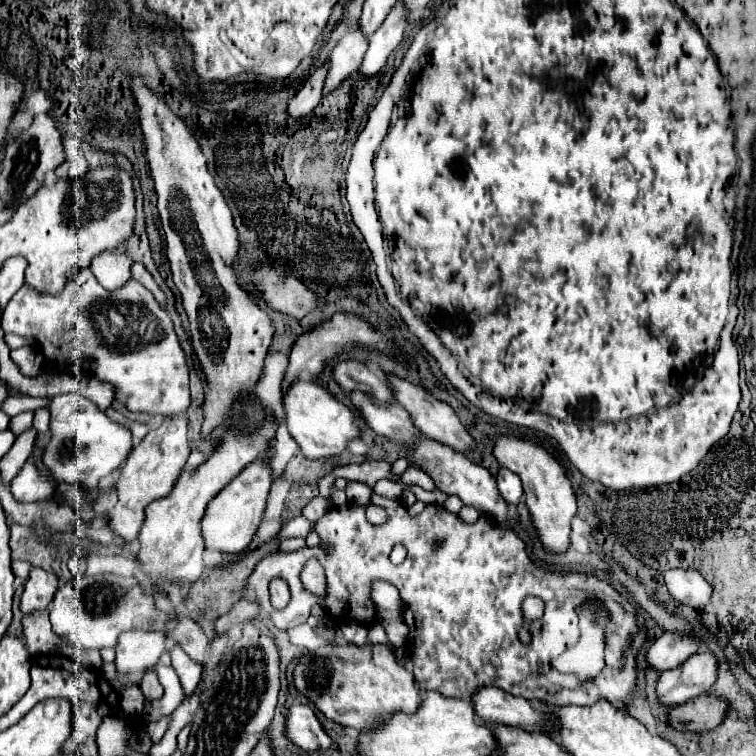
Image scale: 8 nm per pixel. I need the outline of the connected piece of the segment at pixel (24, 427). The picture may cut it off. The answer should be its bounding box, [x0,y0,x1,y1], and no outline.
[10,411,32,437]

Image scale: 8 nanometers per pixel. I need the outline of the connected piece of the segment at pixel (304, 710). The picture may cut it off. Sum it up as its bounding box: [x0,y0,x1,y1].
[284,705,332,751]

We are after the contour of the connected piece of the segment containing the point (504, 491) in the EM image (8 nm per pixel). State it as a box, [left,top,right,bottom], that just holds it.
[496,469,522,505]

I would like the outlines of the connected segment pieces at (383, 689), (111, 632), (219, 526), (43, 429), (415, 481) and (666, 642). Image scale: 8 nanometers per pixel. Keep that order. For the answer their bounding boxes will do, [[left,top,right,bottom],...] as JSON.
[[294,643,420,731],[50,575,170,649],[202,459,274,553],[33,409,50,435],[402,467,434,491],[646,633,700,671]]

